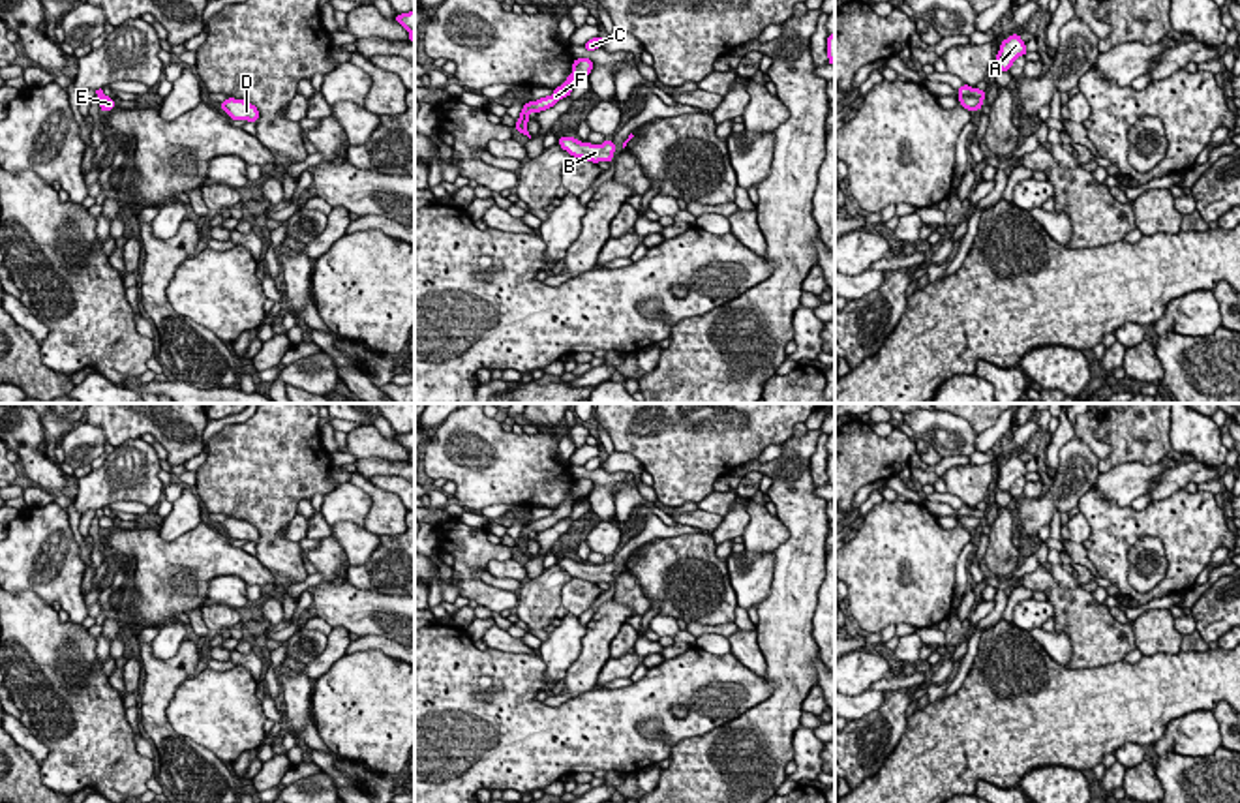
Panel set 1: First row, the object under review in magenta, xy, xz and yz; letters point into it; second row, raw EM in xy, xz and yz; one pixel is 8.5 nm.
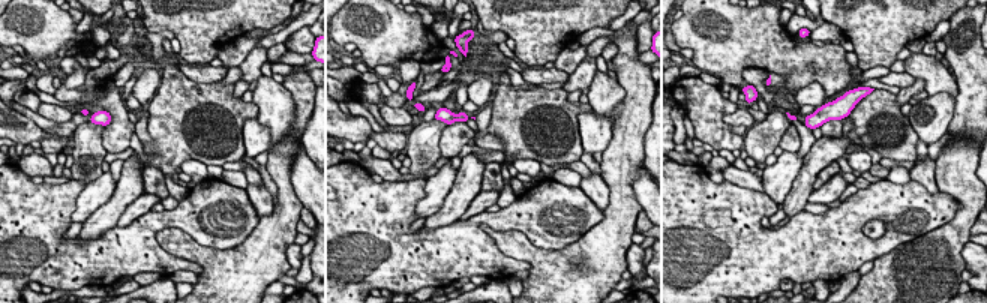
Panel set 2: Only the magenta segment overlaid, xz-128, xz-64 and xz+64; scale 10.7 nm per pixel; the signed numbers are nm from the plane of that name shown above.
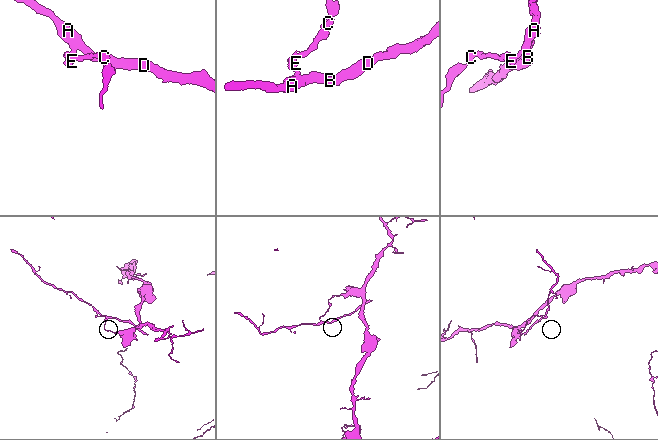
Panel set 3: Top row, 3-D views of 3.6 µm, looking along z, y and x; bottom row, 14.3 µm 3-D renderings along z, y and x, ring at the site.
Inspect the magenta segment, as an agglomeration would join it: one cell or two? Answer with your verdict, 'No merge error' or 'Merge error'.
Merge error

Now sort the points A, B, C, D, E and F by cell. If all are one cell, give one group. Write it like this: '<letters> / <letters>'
A B D / C E F

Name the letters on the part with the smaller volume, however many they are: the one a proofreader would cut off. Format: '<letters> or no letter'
A, B, D

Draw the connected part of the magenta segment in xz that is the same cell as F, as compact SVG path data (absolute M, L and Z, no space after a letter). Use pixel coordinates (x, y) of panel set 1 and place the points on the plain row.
M576 478L572 484L572 493L567 497L567 501L561 507L557 507L553 510L552 516L531 522L527 527L522 529L520 537L522 537L523 546L527 548L527 542L531 540L529 538L531 531L535 531L535 533L546 531L546 529L553 527L559 520L568 518L572 512L574 501L580 497L587 497L591 493L591 490L593 490L593 480Z

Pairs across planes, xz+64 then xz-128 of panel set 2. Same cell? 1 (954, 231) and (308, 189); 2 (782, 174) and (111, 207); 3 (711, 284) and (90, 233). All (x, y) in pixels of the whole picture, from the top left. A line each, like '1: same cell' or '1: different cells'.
1: different cells
2: different cells
3: different cells

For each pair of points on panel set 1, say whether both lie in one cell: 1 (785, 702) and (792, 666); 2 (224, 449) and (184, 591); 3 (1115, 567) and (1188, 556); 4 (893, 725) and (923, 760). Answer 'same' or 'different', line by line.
1: same
2: different
3: same
4: different

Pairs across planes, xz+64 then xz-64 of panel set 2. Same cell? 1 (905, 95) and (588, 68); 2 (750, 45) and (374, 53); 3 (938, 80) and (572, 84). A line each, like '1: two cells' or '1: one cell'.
1: one cell
2: one cell
3: two cells

